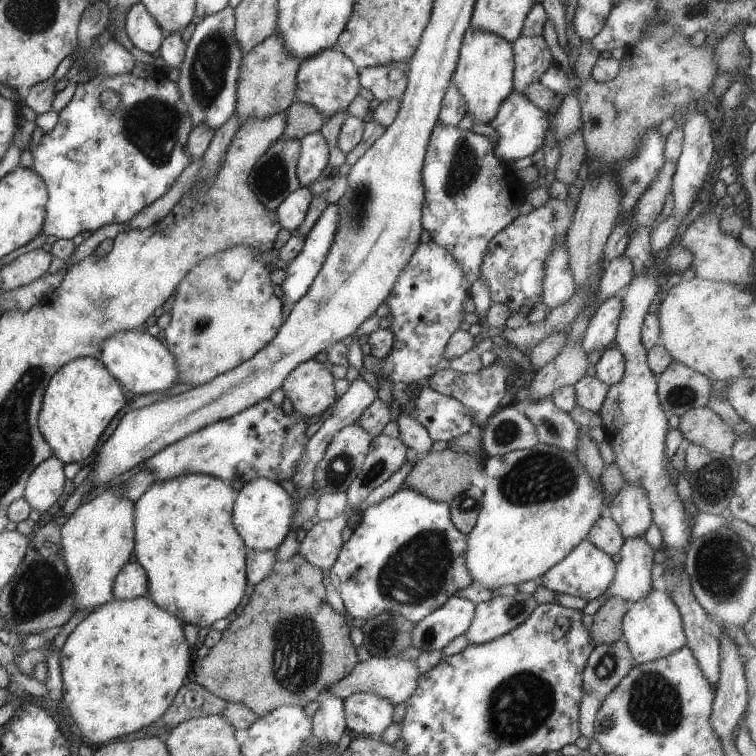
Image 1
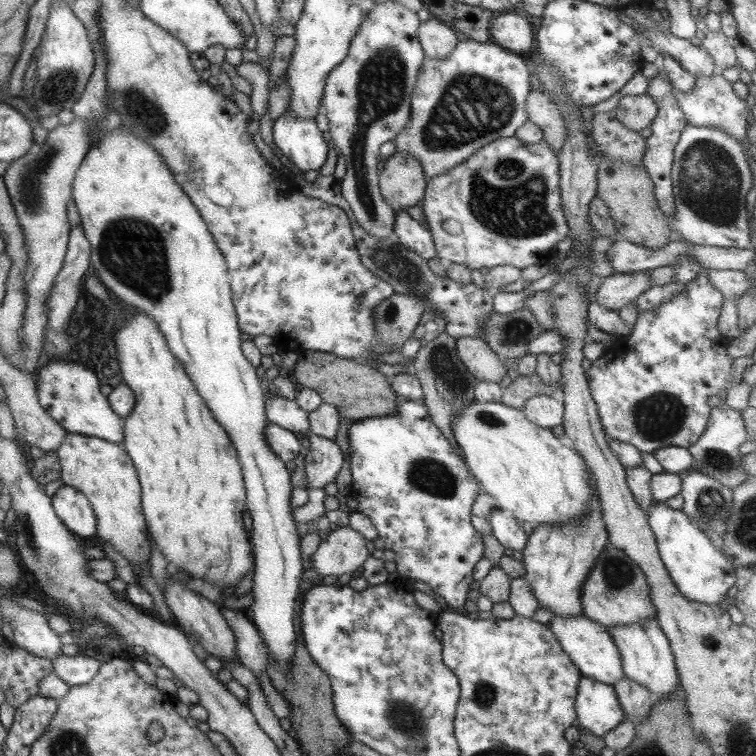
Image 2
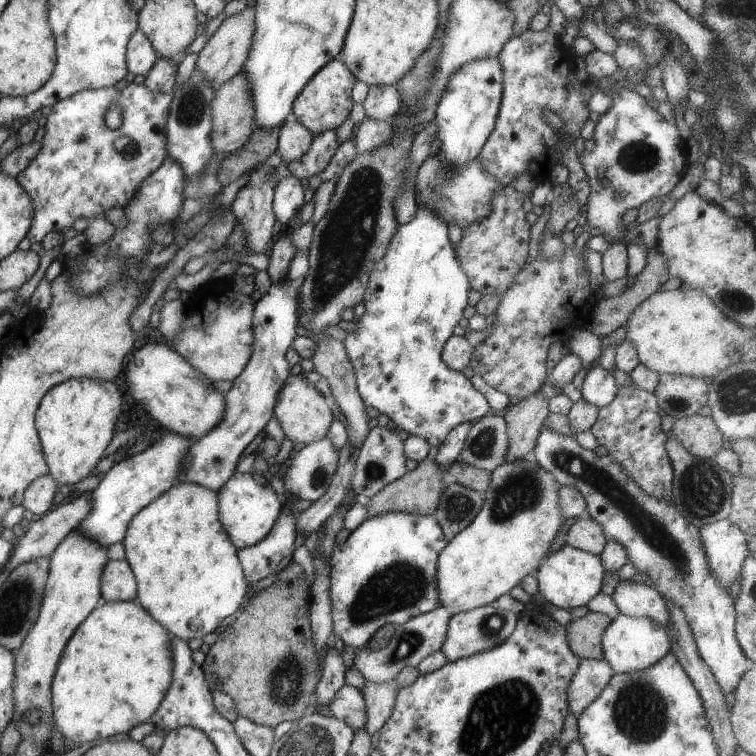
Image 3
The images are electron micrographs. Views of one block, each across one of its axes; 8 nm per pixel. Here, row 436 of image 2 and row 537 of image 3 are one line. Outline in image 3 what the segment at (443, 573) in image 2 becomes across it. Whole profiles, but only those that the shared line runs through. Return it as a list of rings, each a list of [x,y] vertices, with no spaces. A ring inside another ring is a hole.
[[[389,511],[365,518],[343,543],[334,543],[328,556],[332,632],[341,638],[345,646],[362,648],[371,635],[384,624],[400,625],[415,615],[439,606],[436,564],[438,554],[447,543],[433,514],[416,515]]]

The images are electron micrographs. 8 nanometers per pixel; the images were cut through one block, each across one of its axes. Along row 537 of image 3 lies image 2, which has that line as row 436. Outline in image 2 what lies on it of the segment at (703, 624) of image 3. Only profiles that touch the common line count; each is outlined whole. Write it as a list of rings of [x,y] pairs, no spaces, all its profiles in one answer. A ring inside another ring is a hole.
[[[702,269],[700,274],[693,281],[687,283],[685,289],[675,295],[675,297],[661,302],[661,305],[655,307],[655,309],[638,312],[635,324],[633,328],[630,329],[630,333],[620,340],[623,344],[621,344],[621,349],[614,351],[607,350],[606,354],[601,354],[596,360],[585,365],[584,373],[585,377],[587,377],[590,395],[595,402],[597,416],[599,417],[599,422],[601,423],[606,438],[613,438],[613,440],[617,442],[634,446],[639,452],[652,453],[653,450],[667,446],[689,448],[705,430],[707,417],[709,417],[709,413],[711,412],[711,406],[707,404],[707,399],[713,395],[717,395],[719,390],[727,390],[729,381],[731,381],[732,363],[732,359],[726,354],[726,348],[728,344],[732,344],[732,341],[723,337],[722,334],[719,334],[719,330],[717,330],[717,321],[724,298],[708,280],[708,270],[709,269]]]

